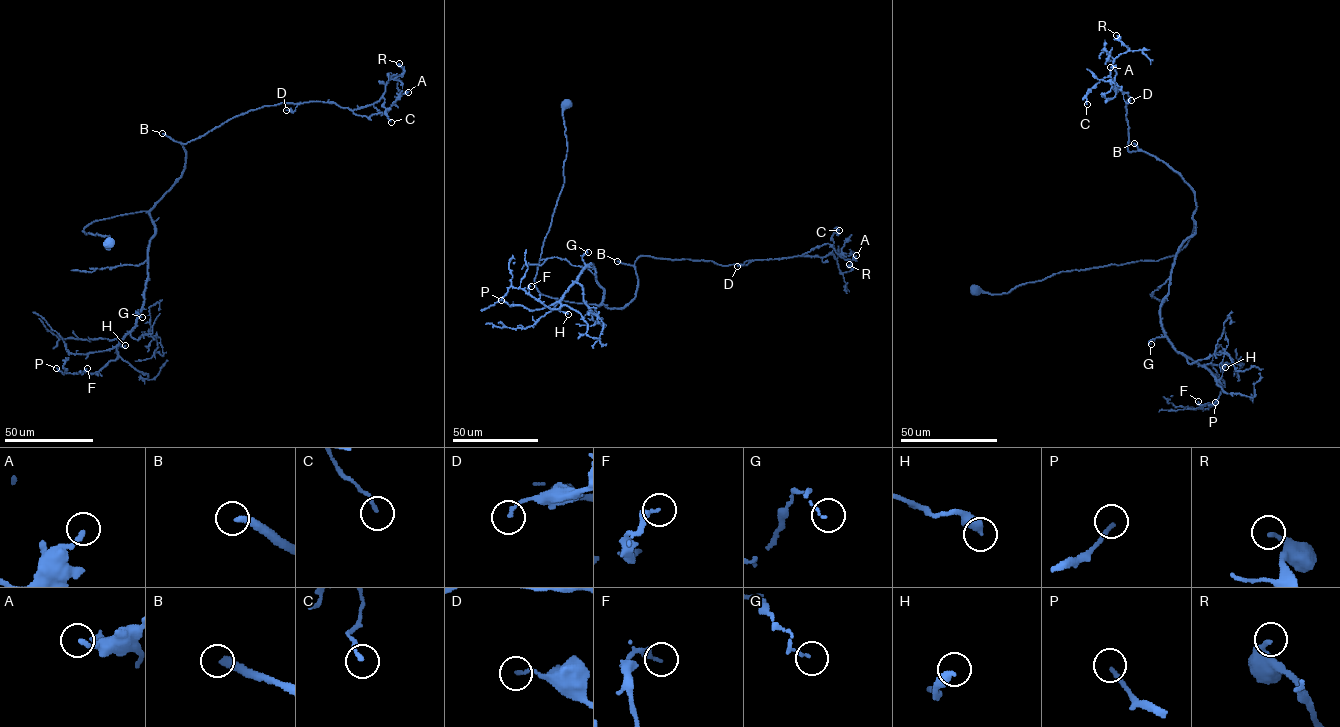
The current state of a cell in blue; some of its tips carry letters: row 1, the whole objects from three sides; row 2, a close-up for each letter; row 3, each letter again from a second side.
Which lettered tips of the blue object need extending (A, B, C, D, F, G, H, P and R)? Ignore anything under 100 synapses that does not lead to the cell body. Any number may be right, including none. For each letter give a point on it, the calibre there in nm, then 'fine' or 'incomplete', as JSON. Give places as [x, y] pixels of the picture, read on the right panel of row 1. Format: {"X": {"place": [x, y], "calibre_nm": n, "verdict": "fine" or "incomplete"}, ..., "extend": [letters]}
{"A": {"place": [1110, 67], "calibre_nm": 200, "verdict": "fine"}, "B": {"place": [1134, 143], "calibre_nm": 280, "verdict": "incomplete"}, "C": {"place": [1087, 104], "calibre_nm": 160, "verdict": "fine"}, "D": {"place": [1131, 100], "calibre_nm": 120, "verdict": "fine"}, "F": {"place": [1198, 401], "calibre_nm": 280, "verdict": "fine"}, "G": {"place": [1151, 344], "calibre_nm": 100, "verdict": "fine"}, "H": {"place": [1225, 367], "calibre_nm": 480, "verdict": "fine"}, "P": {"place": [1215, 402], "calibre_nm": 170, "verdict": "fine"}, "R": {"place": [1116, 35], "calibre_nm": 200, "verdict": "fine"}, "extend": ["B"]}

